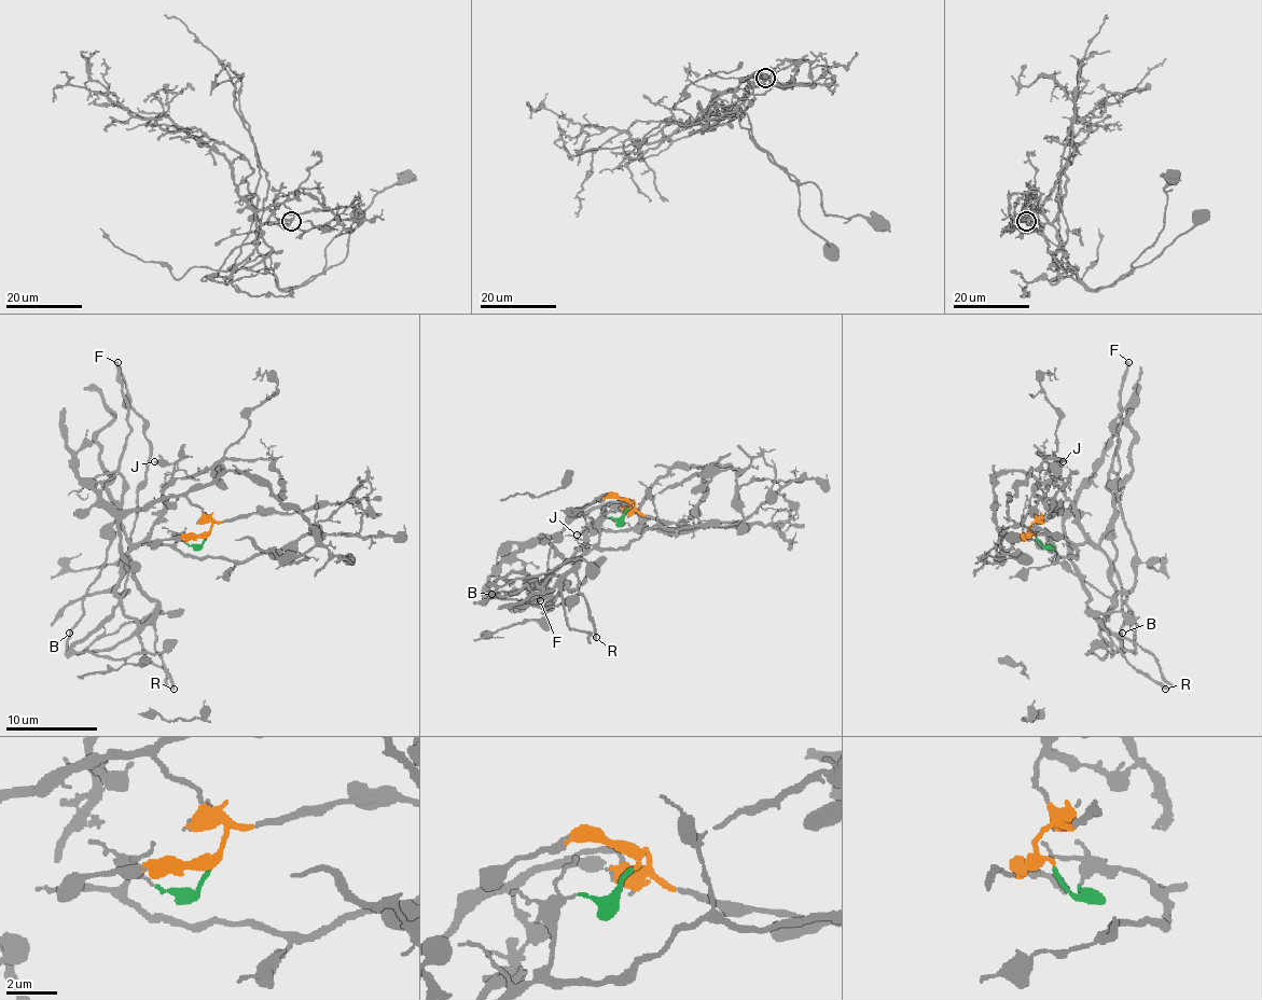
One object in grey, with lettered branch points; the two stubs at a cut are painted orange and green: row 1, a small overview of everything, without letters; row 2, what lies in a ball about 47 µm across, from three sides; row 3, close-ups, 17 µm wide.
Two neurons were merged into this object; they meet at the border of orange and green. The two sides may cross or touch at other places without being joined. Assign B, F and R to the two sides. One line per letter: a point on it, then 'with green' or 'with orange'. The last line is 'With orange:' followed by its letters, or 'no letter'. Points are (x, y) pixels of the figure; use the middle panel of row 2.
B: place (491, 594); with green
F: place (540, 600); with green
R: place (596, 637); with orange
With orange: R

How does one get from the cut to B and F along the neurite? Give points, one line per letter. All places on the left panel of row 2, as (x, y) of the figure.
B: (205, 538), (198, 547), (180, 538), (134, 544), (115, 522), (105, 568), (70, 632)
F: (205, 538), (198, 547), (180, 538), (170, 544), (129, 540), (120, 517), (118, 462), (129, 426), (118, 361)

